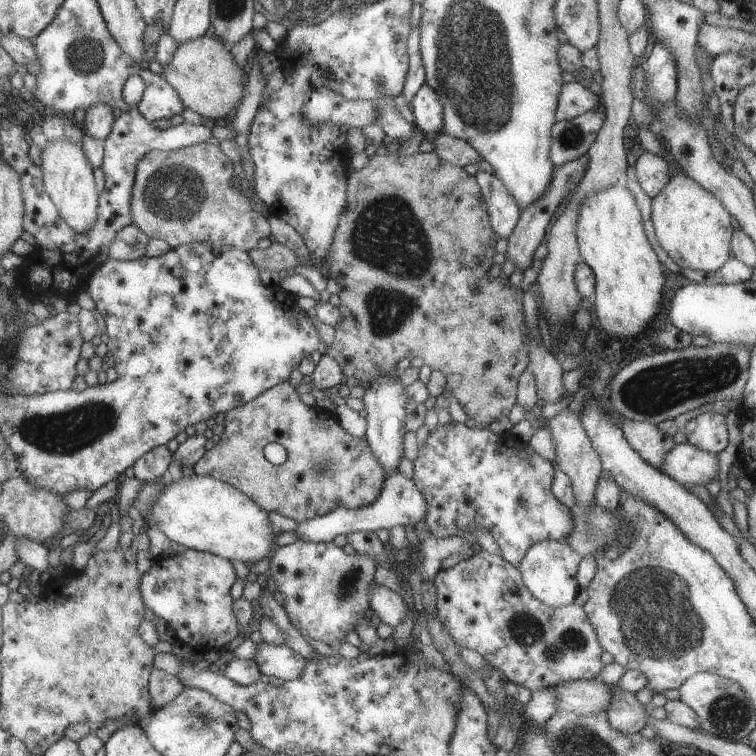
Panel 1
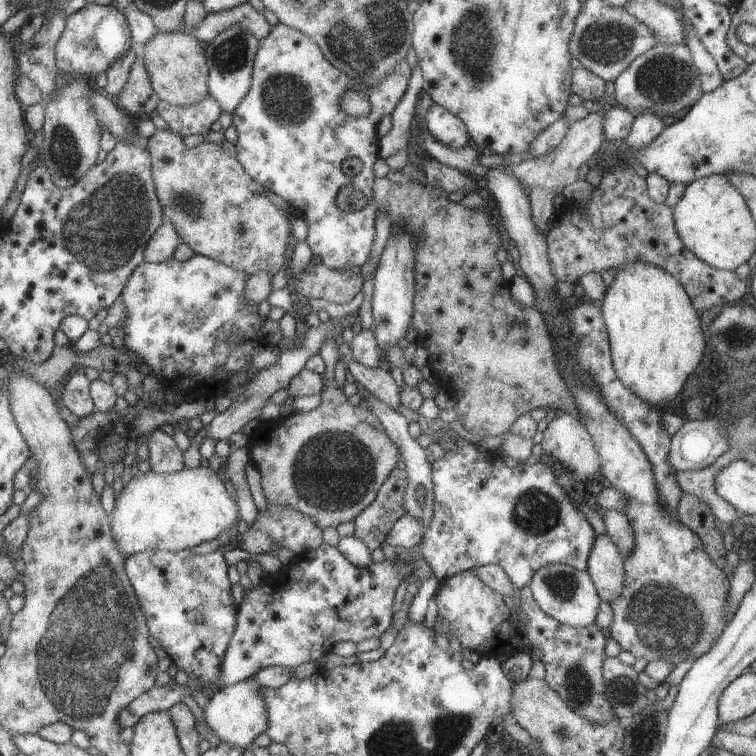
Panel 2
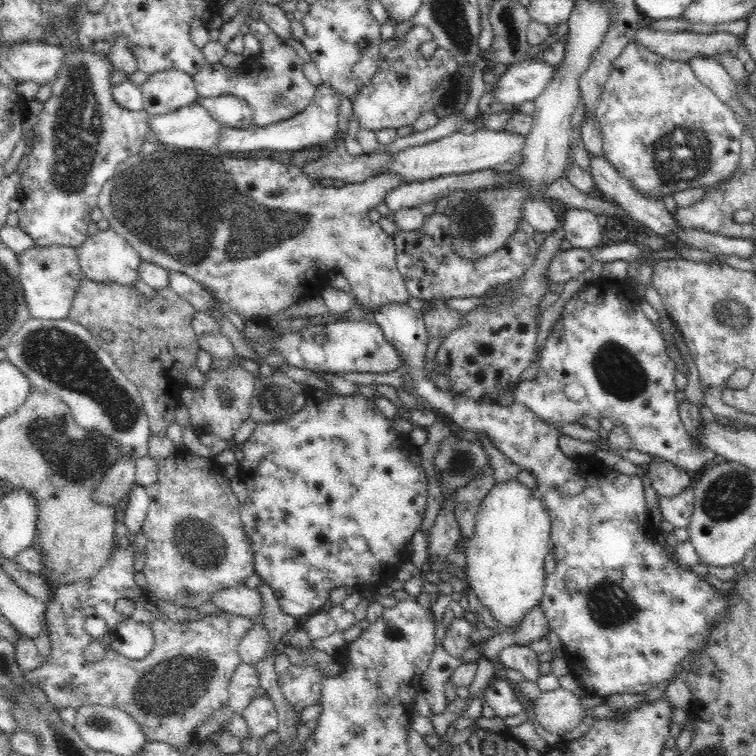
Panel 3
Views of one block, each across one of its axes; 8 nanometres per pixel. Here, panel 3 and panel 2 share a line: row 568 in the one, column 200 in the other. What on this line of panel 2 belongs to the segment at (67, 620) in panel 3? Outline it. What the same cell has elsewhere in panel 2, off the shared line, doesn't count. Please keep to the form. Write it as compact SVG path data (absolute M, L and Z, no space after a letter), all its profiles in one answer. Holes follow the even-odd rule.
M209 94L189 106L177 106L161 101L154 111L164 121L170 131L181 138L190 134L205 135L209 126L219 118L221 109Z

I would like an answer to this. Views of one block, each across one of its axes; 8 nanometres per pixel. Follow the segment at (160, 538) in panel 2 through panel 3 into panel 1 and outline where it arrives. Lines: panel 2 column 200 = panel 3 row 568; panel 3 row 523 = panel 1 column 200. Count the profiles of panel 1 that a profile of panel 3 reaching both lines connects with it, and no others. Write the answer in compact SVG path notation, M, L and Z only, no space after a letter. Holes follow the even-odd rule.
M193 474L164 486L153 502L151 513L145 516L145 525L187 549L205 551L230 561L256 563L269 554L276 536L267 514L229 484L211 476Z

